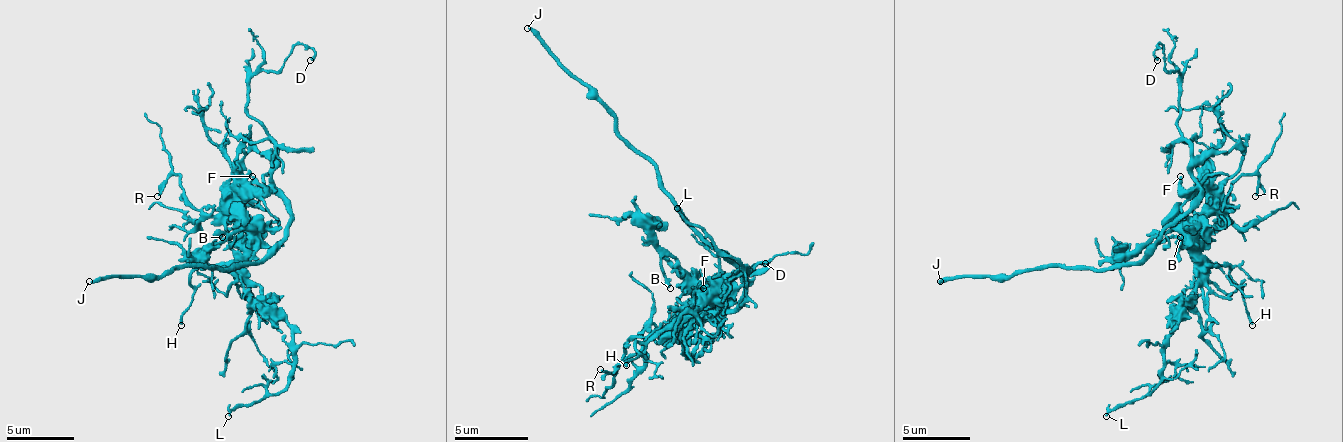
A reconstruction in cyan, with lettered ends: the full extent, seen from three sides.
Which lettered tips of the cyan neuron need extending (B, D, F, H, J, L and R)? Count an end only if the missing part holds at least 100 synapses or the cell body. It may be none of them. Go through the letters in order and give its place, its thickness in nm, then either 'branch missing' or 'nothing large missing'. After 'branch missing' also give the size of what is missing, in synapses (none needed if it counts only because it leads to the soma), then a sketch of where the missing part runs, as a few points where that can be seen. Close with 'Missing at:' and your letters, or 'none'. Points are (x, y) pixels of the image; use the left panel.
B: at (222, 237); 240 nm thick; nothing large missing
D: at (310, 60); 160 nm thick; nothing large missing
F: at (252, 176); 200 nm thick; nothing large missing
H: at (181, 325); 180 nm thick; nothing large missing
J: at (89, 281); 280 nm thick; branch missing; missing branch runs (89, 281), (28, 359), (83, 399), (198, 430), (293, 430), (361, 386)
L: at (228, 416); 200 nm thick; nothing large missing
R: at (157, 196); 120 nm thick; nothing large missing
Missing at: J

